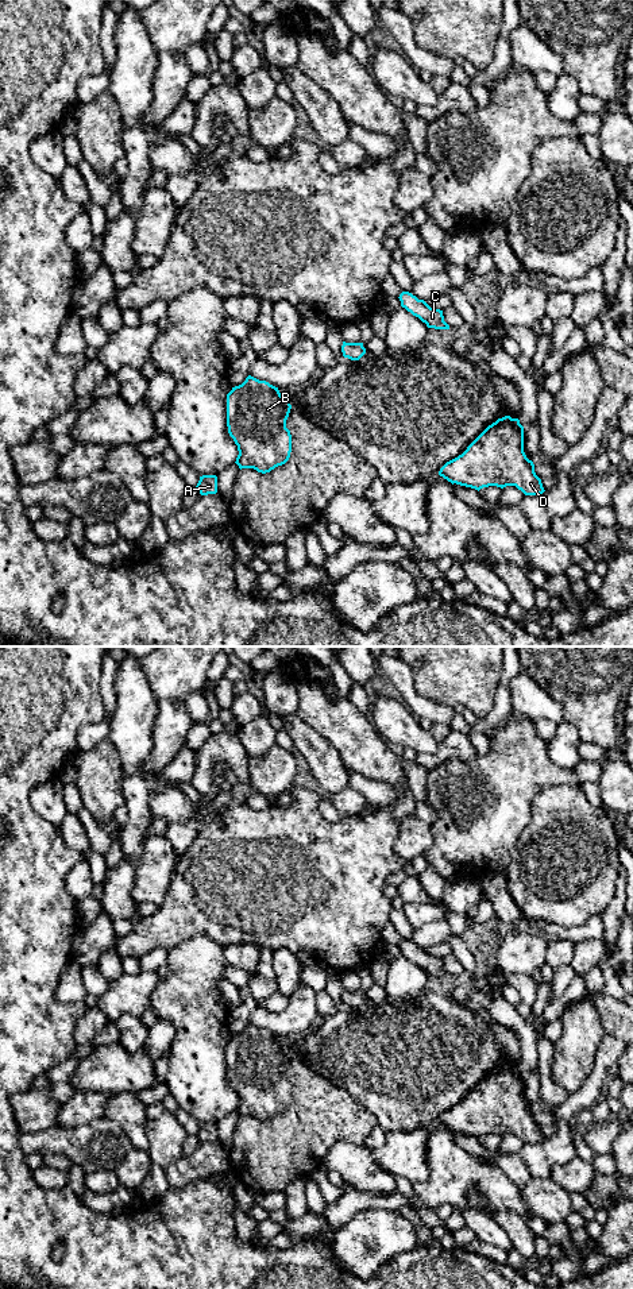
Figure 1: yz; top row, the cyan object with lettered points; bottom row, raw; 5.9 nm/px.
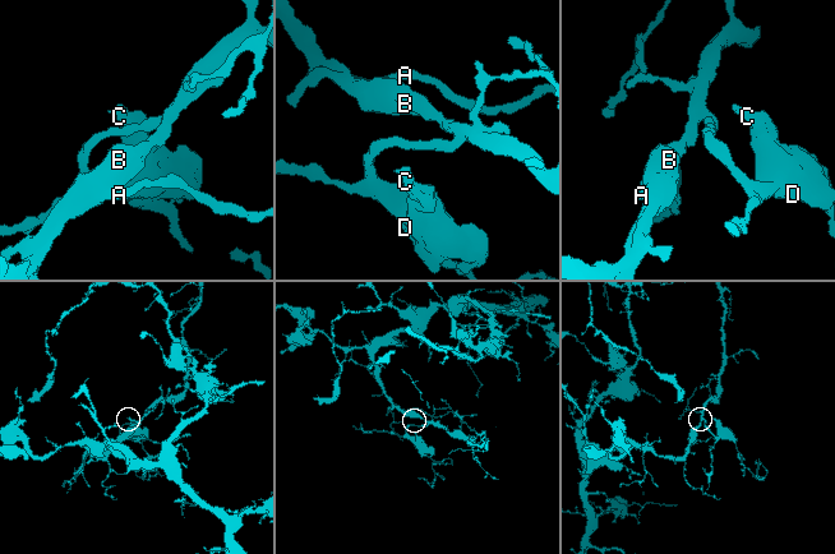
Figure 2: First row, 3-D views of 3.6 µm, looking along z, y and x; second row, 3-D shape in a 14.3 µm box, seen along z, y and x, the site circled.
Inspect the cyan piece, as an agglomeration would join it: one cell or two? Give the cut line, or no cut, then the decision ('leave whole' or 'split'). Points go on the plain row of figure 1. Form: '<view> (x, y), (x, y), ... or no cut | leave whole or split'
no cut | leave whole

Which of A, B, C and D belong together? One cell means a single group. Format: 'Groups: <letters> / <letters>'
Groups: A B C D

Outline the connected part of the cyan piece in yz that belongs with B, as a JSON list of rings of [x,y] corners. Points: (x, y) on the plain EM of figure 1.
[[[251,1023],[227,1042],[228,1081],[238,1093],[239,1116],[266,1122],[285,1112],[292,1100],[286,1076],[292,1053],[278,1035]]]

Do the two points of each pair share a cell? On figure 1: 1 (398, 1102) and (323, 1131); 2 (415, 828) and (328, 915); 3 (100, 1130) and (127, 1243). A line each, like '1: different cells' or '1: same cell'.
1: different cells
2: different cells
3: different cells

